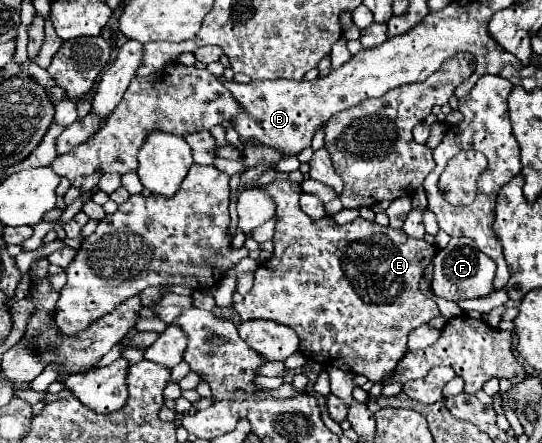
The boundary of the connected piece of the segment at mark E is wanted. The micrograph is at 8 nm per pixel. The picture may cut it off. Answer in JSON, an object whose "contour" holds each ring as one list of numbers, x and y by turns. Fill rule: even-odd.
{"contour":[[279,180,263,190,277,202,279,222,275,224,273,236,275,252,255,270,255,282,245,300,235,304,241,320,273,320,289,326,299,336,299,352,307,360,313,360,323,368,335,366,363,374,371,382,379,382,385,374,395,370,397,360,407,352,409,332,439,316,437,304,419,292,419,280,437,248,425,240,405,236,403,230,379,226,363,218,355,218,343,226,335,224,331,216,311,220,299,208,299,184]]}

